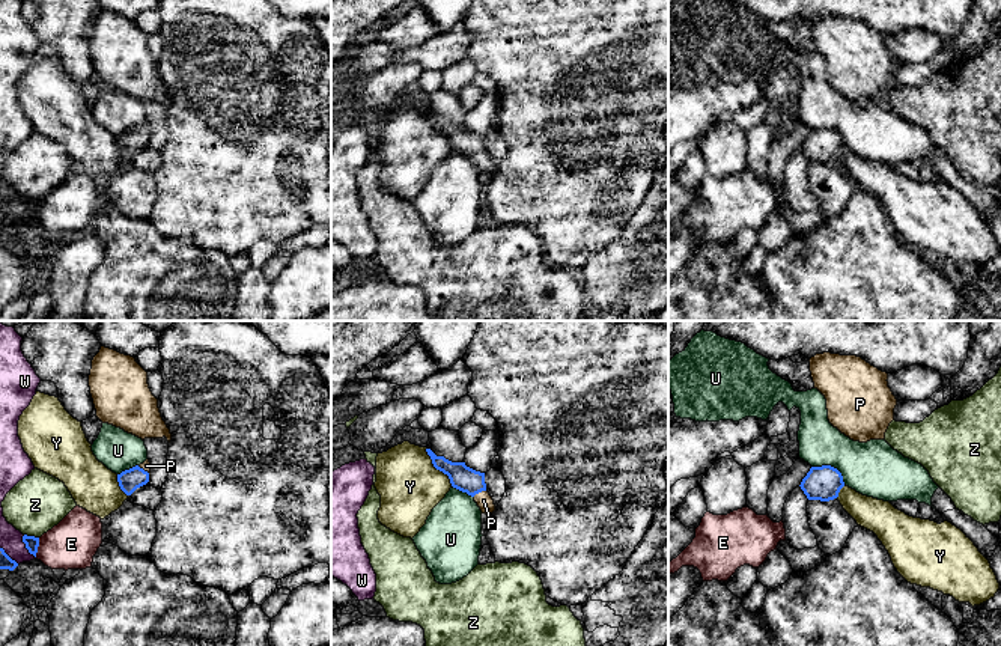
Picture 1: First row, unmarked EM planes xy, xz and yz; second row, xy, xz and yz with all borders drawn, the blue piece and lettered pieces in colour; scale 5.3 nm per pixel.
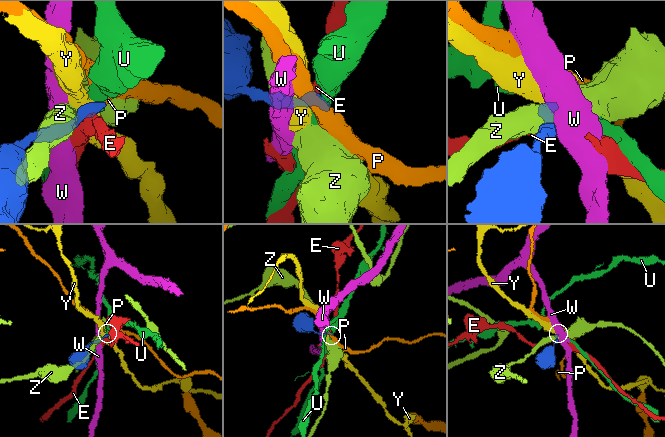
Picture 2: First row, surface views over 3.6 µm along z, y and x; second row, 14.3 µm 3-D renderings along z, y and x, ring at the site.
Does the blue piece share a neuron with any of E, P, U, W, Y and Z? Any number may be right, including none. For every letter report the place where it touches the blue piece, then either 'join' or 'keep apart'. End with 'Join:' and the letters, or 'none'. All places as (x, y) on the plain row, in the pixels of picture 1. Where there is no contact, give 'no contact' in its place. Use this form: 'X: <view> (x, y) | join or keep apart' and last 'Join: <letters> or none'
E: xy (38, 208) | keep apart
P: xz (479, 154) | join
U: yz (830, 128) | keep apart
W: xy (26, 210) | keep apart
Y: xz (437, 131) | keep apart
Z: xy (32, 199) | keep apart
Join: P

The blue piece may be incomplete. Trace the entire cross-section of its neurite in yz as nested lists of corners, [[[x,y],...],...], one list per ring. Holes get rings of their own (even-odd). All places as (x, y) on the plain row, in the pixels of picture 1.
[[[822,128],[811,130],[799,149],[808,163],[829,164],[838,160],[844,145],[837,131]]]

